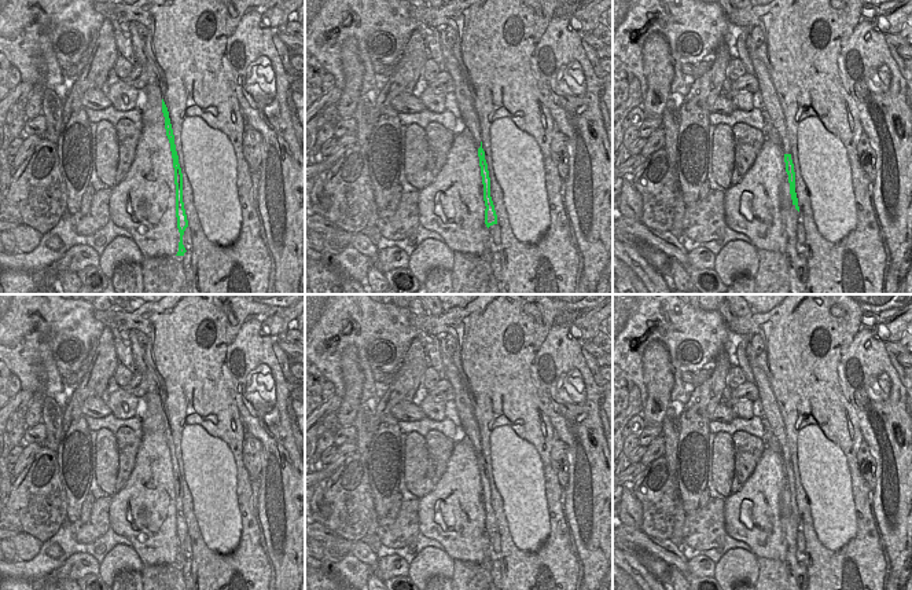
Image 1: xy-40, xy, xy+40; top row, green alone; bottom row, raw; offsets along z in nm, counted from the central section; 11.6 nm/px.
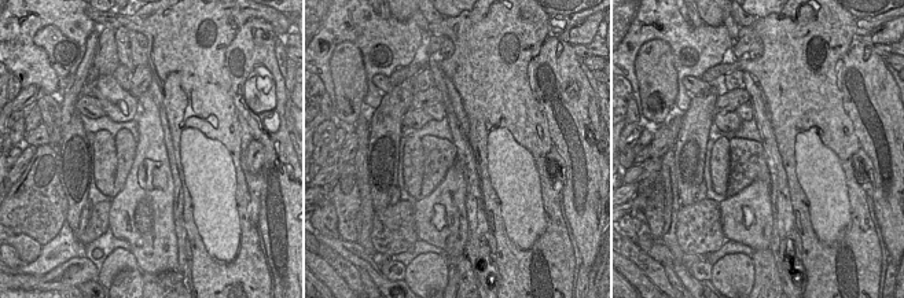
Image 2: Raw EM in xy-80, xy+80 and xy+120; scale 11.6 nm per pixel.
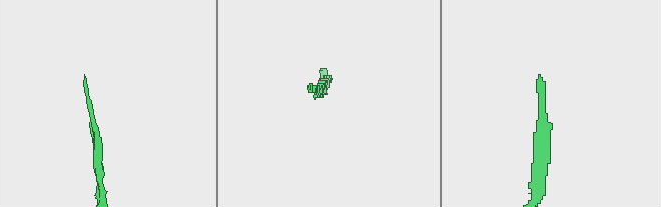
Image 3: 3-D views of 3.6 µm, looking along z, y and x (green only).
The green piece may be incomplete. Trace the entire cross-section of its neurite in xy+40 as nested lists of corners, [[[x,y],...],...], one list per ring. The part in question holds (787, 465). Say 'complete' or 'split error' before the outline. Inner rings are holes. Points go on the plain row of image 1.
split error | [[[750,341],[747,342],[747,347],[746,347],[746,356],[749,359],[749,363],[750,363],[751,371],[753,371],[754,384],[758,388],[758,395],[760,395],[760,400],[761,400],[761,404],[764,408],[765,418],[768,419],[772,433],[777,437],[779,444],[782,447],[786,480],[788,483],[788,491],[790,491],[790,502],[791,502],[793,513],[799,520],[798,506],[797,506],[797,501],[795,501],[794,472],[793,472],[791,462],[790,462],[790,451],[788,451],[788,446],[787,446],[784,422],[783,422],[783,418],[780,414],[780,408],[779,408],[779,404],[776,402],[775,393],[772,391],[772,386],[768,381],[766,374],[757,364],[757,355],[753,351]]]

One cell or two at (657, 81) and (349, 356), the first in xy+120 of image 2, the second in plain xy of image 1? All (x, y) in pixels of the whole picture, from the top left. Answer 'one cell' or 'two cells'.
one cell

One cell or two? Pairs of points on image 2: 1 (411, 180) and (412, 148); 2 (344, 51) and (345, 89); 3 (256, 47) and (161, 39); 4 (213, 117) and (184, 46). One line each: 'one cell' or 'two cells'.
1: one cell
2: one cell
3: two cells
4: one cell

